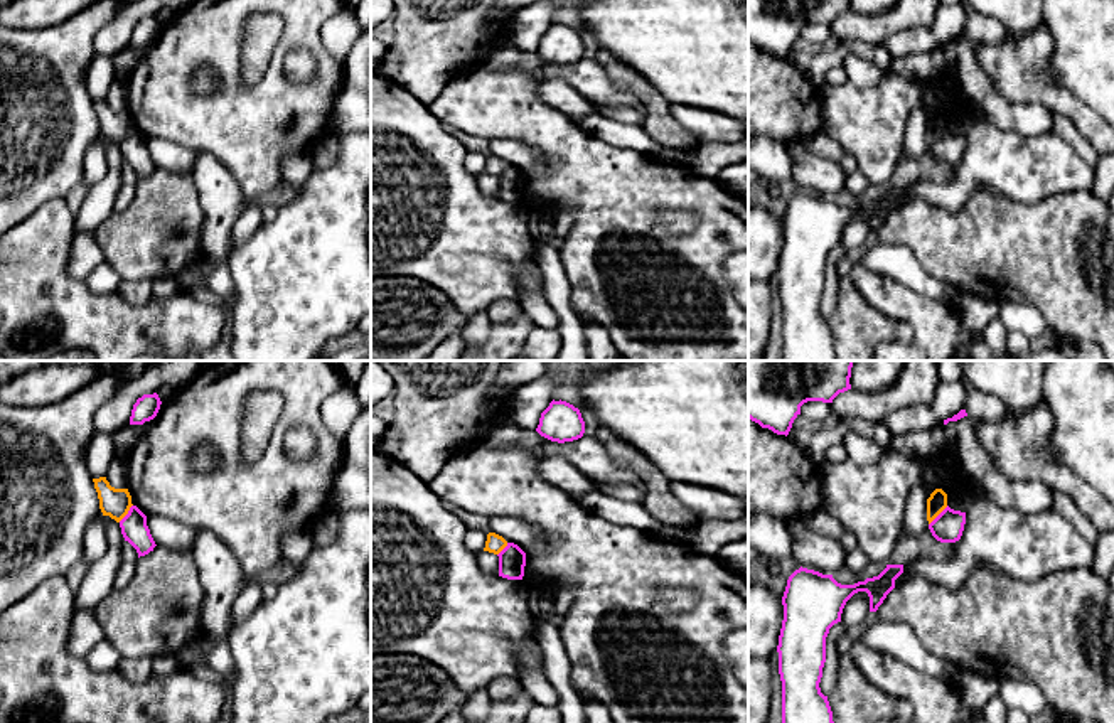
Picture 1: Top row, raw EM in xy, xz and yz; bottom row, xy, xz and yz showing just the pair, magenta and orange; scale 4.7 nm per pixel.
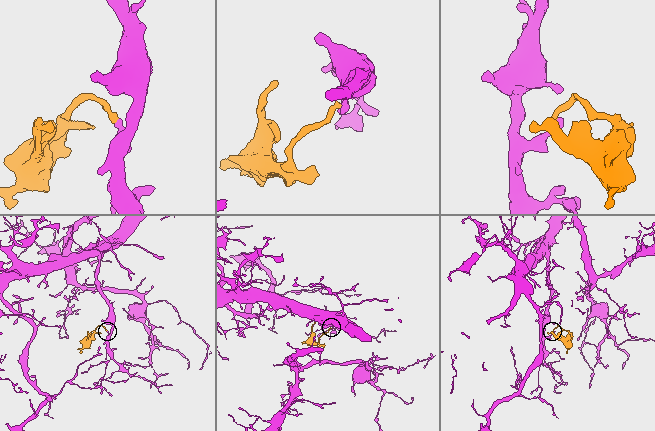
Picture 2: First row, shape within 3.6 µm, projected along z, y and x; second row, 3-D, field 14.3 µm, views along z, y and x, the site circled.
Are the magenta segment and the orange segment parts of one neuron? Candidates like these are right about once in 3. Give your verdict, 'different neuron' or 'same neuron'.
different neuron

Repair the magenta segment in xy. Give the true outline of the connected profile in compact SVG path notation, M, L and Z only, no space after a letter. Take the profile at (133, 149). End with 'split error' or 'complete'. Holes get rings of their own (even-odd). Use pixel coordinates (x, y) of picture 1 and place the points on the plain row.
M131 128L128 137L120 143L121 157L140 179L148 177L157 169L147 148L147 138Z | complete

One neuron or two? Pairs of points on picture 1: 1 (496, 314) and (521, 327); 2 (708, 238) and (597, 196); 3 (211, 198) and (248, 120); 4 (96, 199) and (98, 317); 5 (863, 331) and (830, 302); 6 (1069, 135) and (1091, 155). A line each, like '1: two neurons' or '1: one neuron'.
1: two neurons
2: one neuron
3: two neurons
4: two neurons
5: two neurons
6: one neuron

